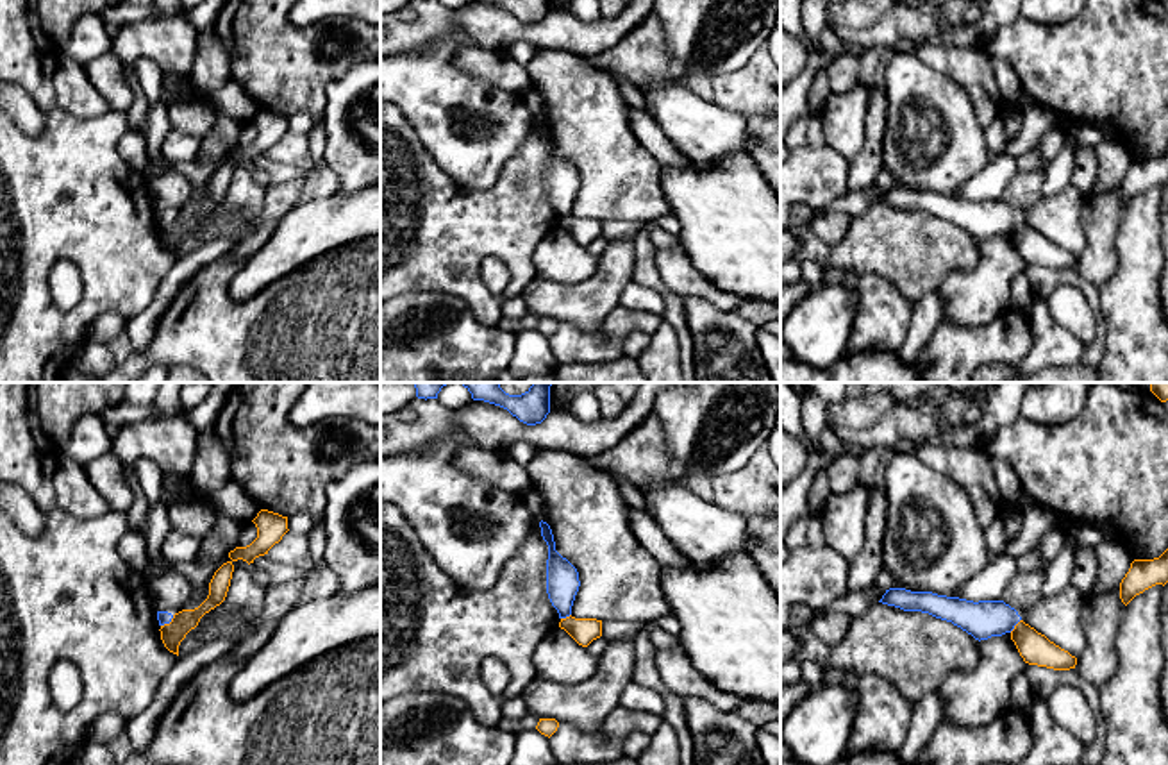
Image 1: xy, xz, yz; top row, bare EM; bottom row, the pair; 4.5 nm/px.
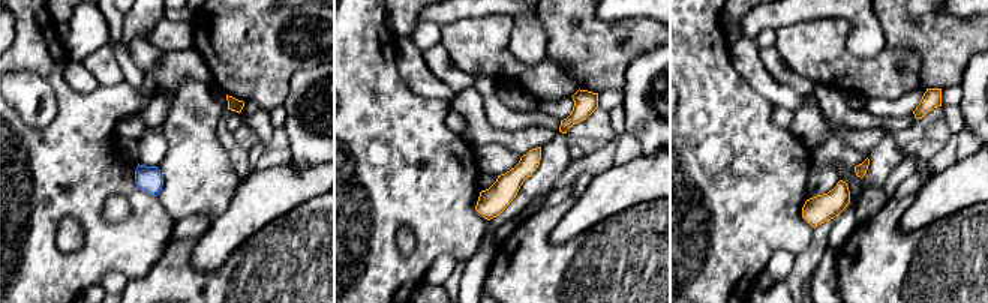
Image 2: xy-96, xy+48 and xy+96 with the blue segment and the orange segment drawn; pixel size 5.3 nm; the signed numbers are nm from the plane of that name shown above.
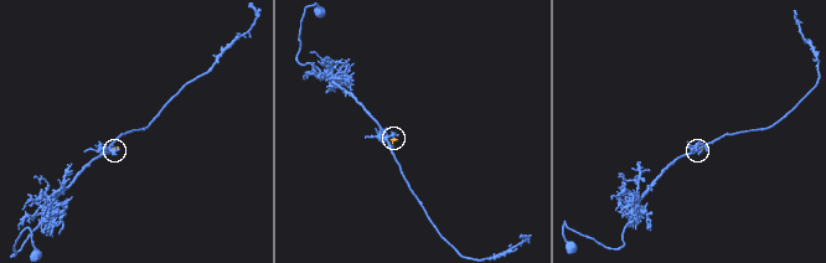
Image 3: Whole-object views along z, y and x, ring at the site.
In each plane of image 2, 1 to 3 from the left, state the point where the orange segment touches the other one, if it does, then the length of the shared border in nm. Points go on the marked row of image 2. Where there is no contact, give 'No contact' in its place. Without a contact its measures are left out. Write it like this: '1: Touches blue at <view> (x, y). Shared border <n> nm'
1: No contact
2: No contact
3: No contact

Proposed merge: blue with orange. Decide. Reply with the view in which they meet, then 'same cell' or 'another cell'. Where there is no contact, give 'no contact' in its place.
meets blue in yz; another cell

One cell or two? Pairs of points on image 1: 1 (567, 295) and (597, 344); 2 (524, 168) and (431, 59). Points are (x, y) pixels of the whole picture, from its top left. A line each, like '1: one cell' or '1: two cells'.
1: two cells
2: two cells

